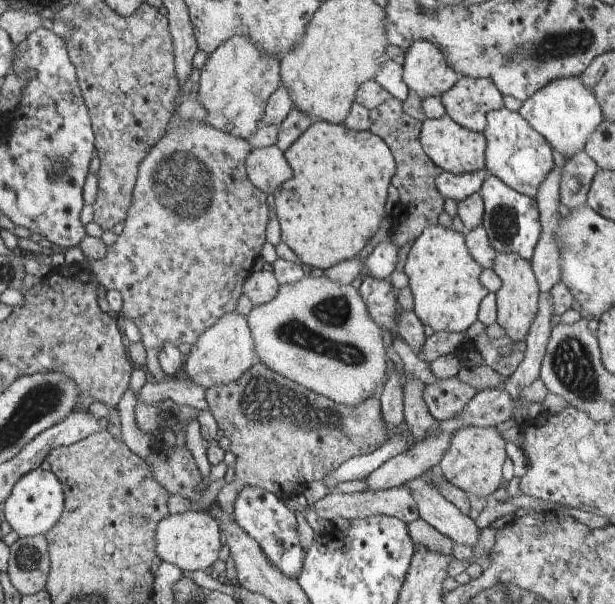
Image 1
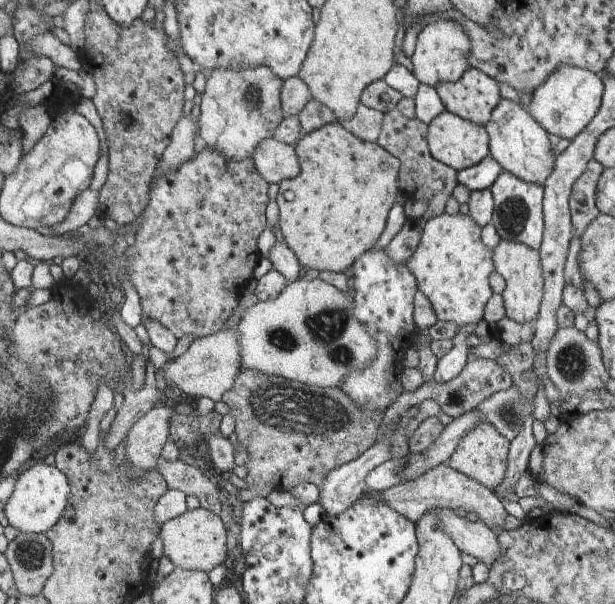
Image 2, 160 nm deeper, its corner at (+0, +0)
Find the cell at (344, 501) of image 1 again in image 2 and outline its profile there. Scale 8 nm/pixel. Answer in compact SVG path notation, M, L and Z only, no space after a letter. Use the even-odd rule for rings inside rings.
M447 463L431 468L414 480L391 486L386 490L379 491L379 494L371 494L370 497L375 497L375 500L387 504L391 510L402 515L403 518L409 519L413 524L430 509L449 508L456 512L459 510L464 513L473 512L484 526L489 527L498 536L499 532L502 532L501 526L506 517L504 502L499 500L493 491L489 491L473 478L467 478L465 474L451 469Z

